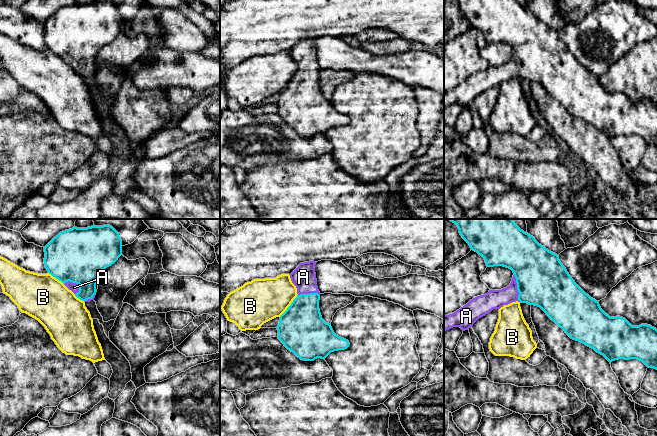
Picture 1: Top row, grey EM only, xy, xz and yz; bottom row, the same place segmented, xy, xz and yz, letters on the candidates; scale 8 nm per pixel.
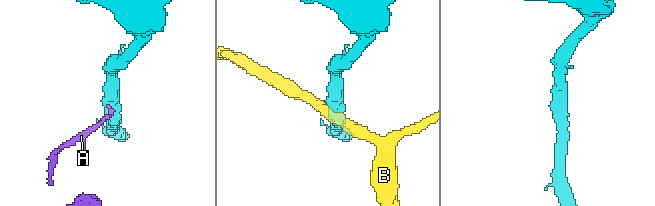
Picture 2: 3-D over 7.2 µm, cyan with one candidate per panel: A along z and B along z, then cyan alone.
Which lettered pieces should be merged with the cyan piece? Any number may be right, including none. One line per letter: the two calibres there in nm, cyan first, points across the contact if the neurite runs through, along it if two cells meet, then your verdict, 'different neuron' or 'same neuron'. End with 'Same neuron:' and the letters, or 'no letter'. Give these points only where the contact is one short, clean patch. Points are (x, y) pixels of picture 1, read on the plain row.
A: 420 nm thick on the cyan side, 160 nm on the other; runs through yz (542, 56), (517, 64), (512, 69), (495, 75); same neuron
B: 380 nm thick on the cyan side, 360 nm on the other; different neuron
Same neuron: A

